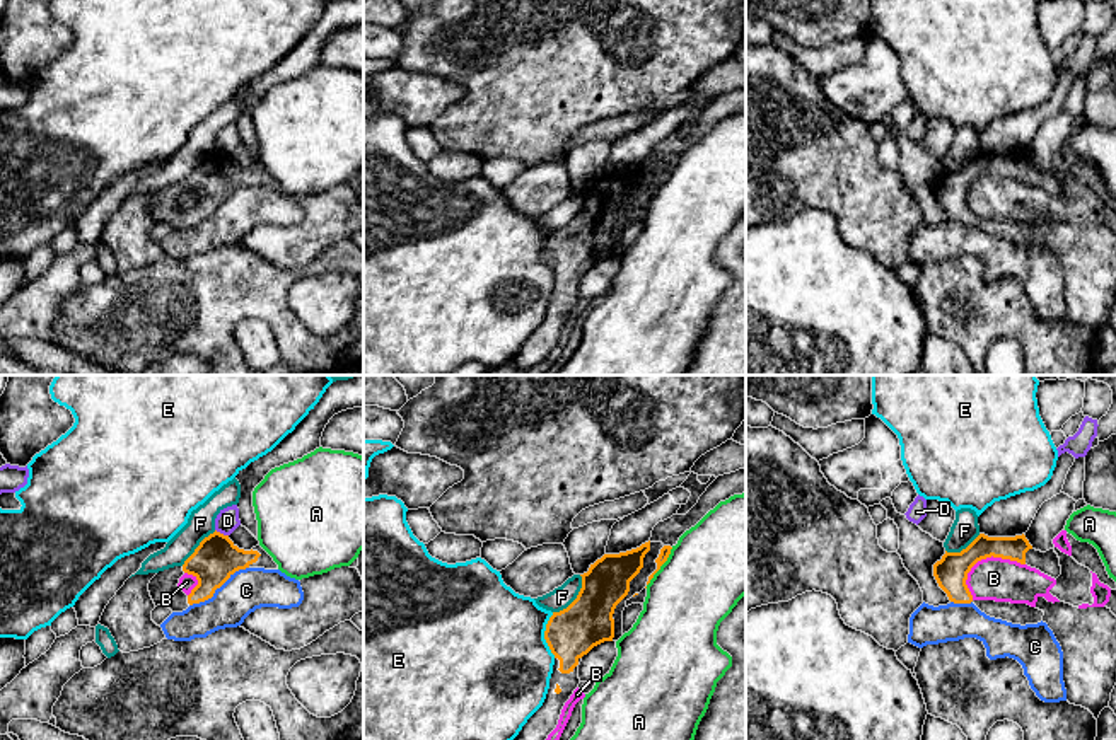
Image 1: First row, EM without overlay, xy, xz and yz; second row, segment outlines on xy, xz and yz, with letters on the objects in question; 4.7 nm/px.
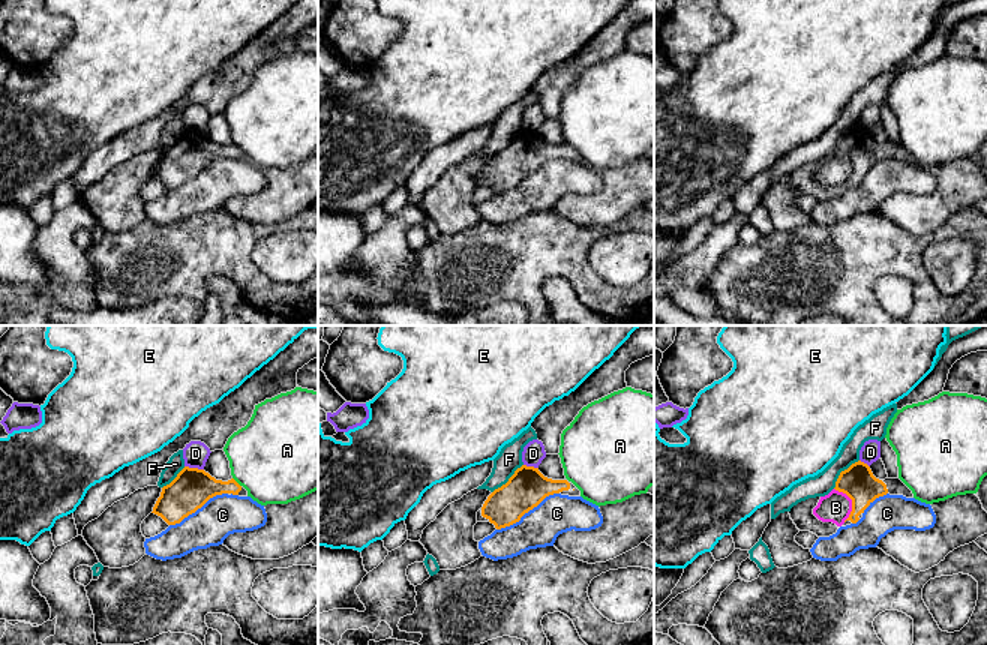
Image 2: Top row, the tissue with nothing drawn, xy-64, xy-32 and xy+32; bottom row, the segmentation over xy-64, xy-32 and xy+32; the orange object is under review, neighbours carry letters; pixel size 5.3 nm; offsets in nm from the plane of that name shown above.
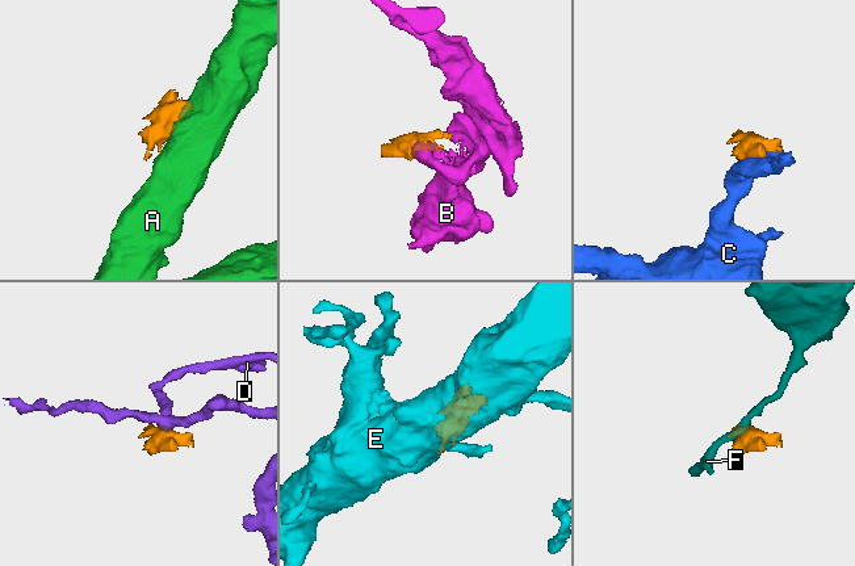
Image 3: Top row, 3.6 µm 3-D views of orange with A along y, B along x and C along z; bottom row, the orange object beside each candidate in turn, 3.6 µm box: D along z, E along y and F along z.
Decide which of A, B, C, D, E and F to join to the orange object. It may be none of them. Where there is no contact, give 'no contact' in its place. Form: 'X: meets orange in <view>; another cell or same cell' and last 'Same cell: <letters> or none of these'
A: meets orange in xz; another cell
B: meets orange in yz; another cell
C: meets orange in xy; another cell
D: meets orange in xy; another cell
E: meets orange in xz; another cell
F: meets orange in xz; another cell
Same cell: none of these

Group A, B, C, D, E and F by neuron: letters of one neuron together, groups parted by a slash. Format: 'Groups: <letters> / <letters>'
Groups: A / B / C / D / E / F

